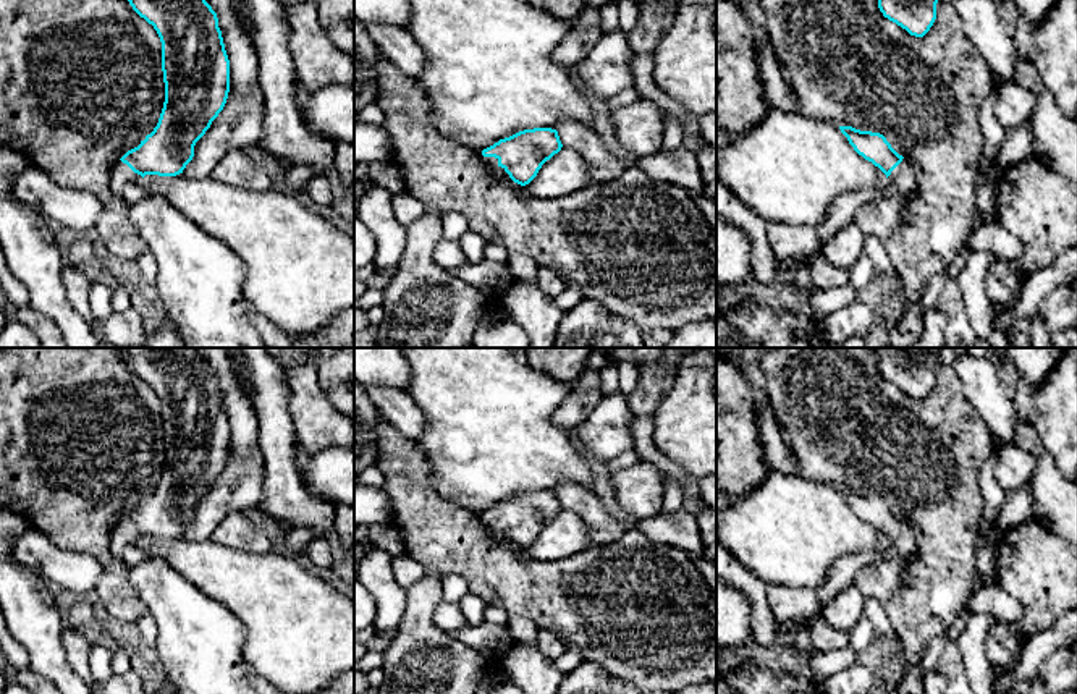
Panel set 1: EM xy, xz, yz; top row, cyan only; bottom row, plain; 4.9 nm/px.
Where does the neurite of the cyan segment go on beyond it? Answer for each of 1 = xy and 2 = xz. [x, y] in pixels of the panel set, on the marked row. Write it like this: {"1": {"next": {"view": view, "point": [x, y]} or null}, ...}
{"1": {"next": {"view": "xy", "point": [126, 185]}}, "2": {"next": {"view": "xz", "point": [492, 162]}}}

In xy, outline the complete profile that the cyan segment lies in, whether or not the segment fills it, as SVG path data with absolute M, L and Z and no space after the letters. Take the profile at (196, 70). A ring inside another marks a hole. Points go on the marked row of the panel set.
M128 0L133 10L157 31L162 42L162 71L165 102L157 126L141 144L128 150L110 173L113 196L137 204L147 196L142 186L146 175L176 176L194 157L196 142L205 134L212 121L223 110L230 92L230 60L225 50L217 13L205 0Z

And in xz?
M534 128L500 139L480 154L484 163L493 171L526 186L561 147L563 144L556 129Z

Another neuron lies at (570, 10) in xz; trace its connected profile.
M527 0L560 19L576 19L589 5L587 0Z

